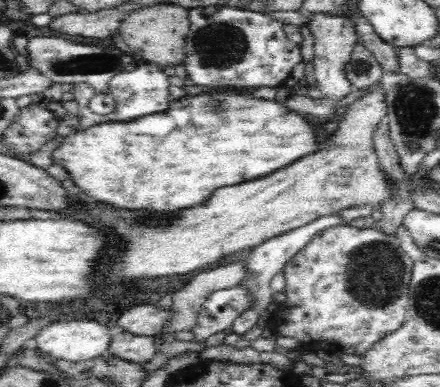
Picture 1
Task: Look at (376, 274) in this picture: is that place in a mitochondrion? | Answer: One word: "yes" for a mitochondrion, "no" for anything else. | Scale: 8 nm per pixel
yes

